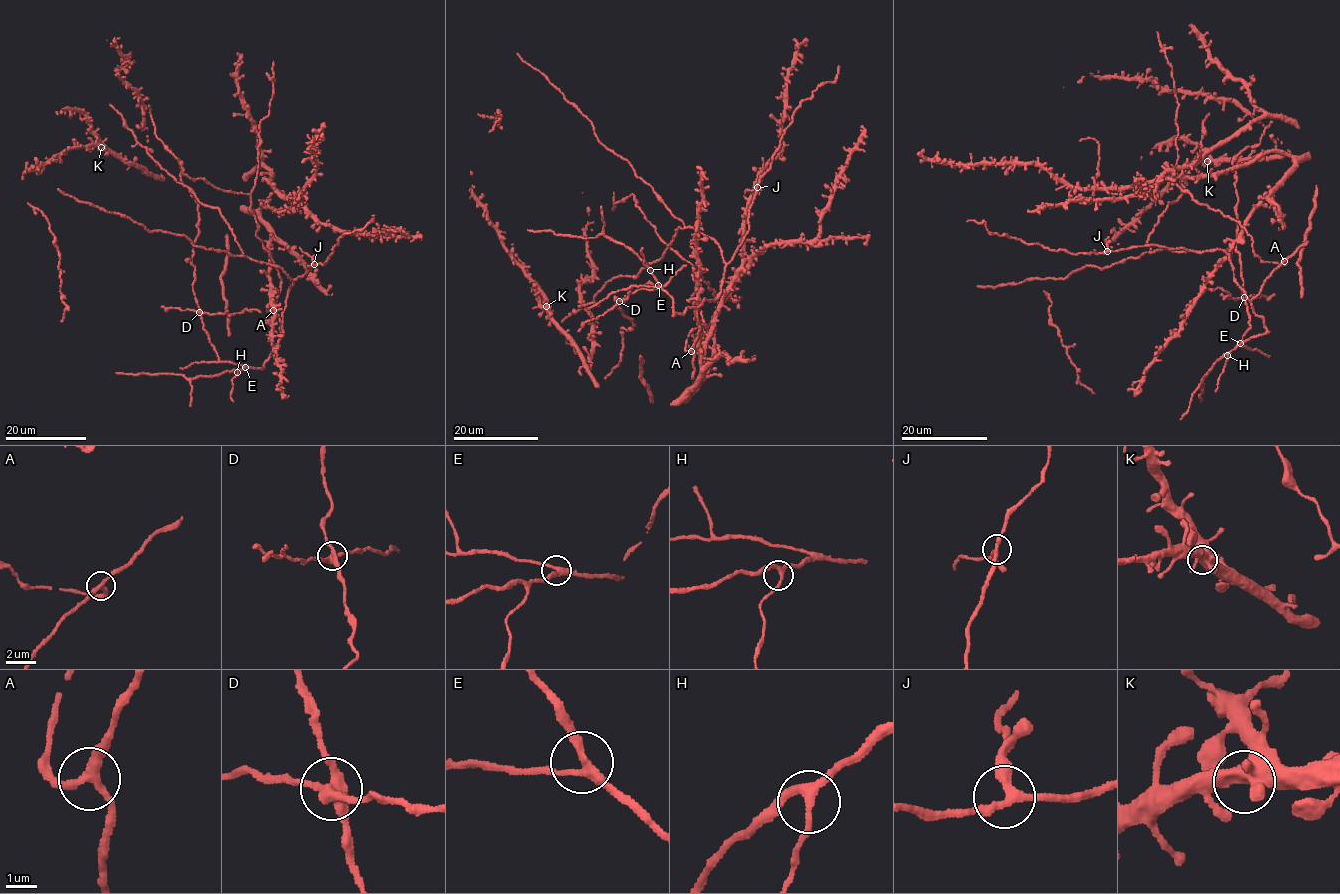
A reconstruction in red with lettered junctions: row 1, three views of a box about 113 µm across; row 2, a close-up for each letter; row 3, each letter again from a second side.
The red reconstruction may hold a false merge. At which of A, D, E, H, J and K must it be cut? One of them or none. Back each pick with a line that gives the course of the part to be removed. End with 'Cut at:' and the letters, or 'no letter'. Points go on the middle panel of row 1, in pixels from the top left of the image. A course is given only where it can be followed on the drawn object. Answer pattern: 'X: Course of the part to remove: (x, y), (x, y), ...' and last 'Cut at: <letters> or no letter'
D: Course of the part to remove: (618, 302), (640, 289), (661, 289), (686, 265)
Cut at: D

